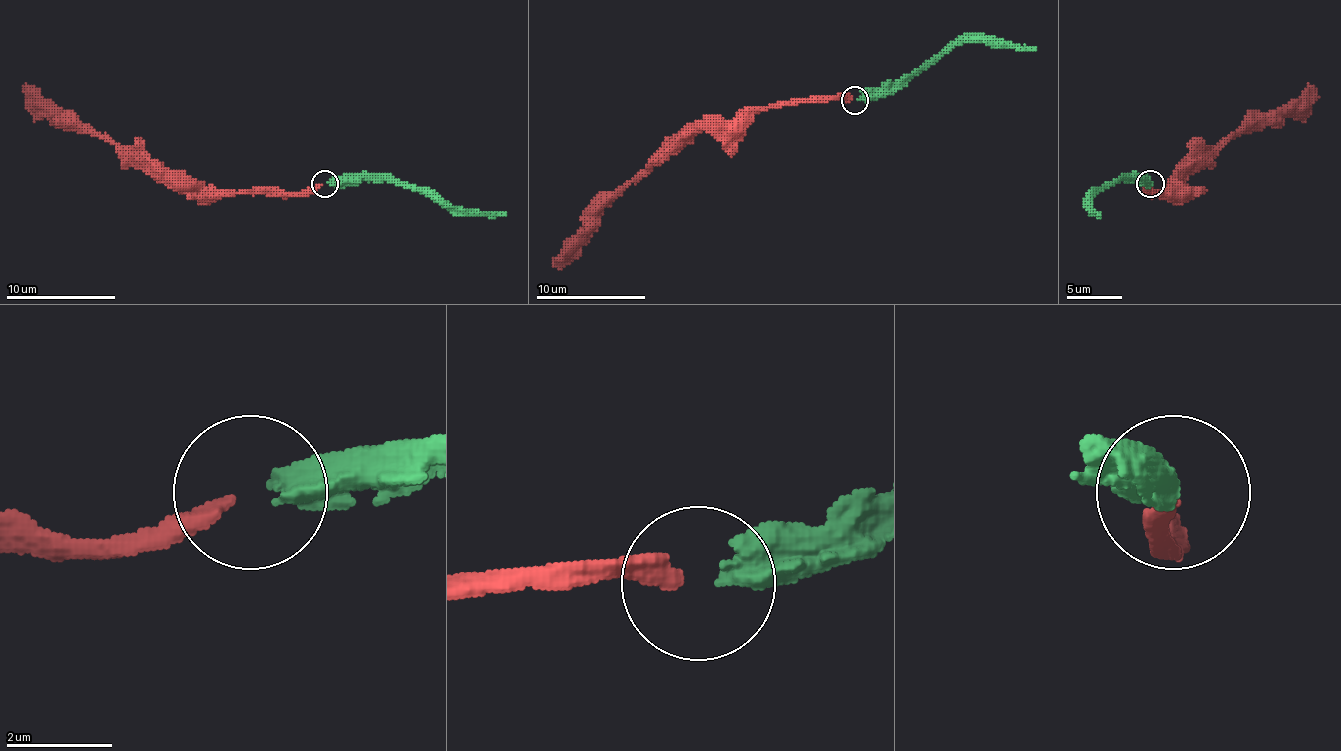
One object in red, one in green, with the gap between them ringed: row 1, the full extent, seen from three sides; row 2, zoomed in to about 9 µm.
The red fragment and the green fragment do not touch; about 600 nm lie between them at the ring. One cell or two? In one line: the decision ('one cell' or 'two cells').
one cell

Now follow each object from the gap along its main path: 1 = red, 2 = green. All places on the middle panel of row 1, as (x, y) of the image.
1: (852, 99), (750, 107), (731, 127), (704, 127), (685, 135), (638, 173), (600, 211), (553, 266)
2: (857, 99), (885, 96), (964, 42), (1035, 50)

